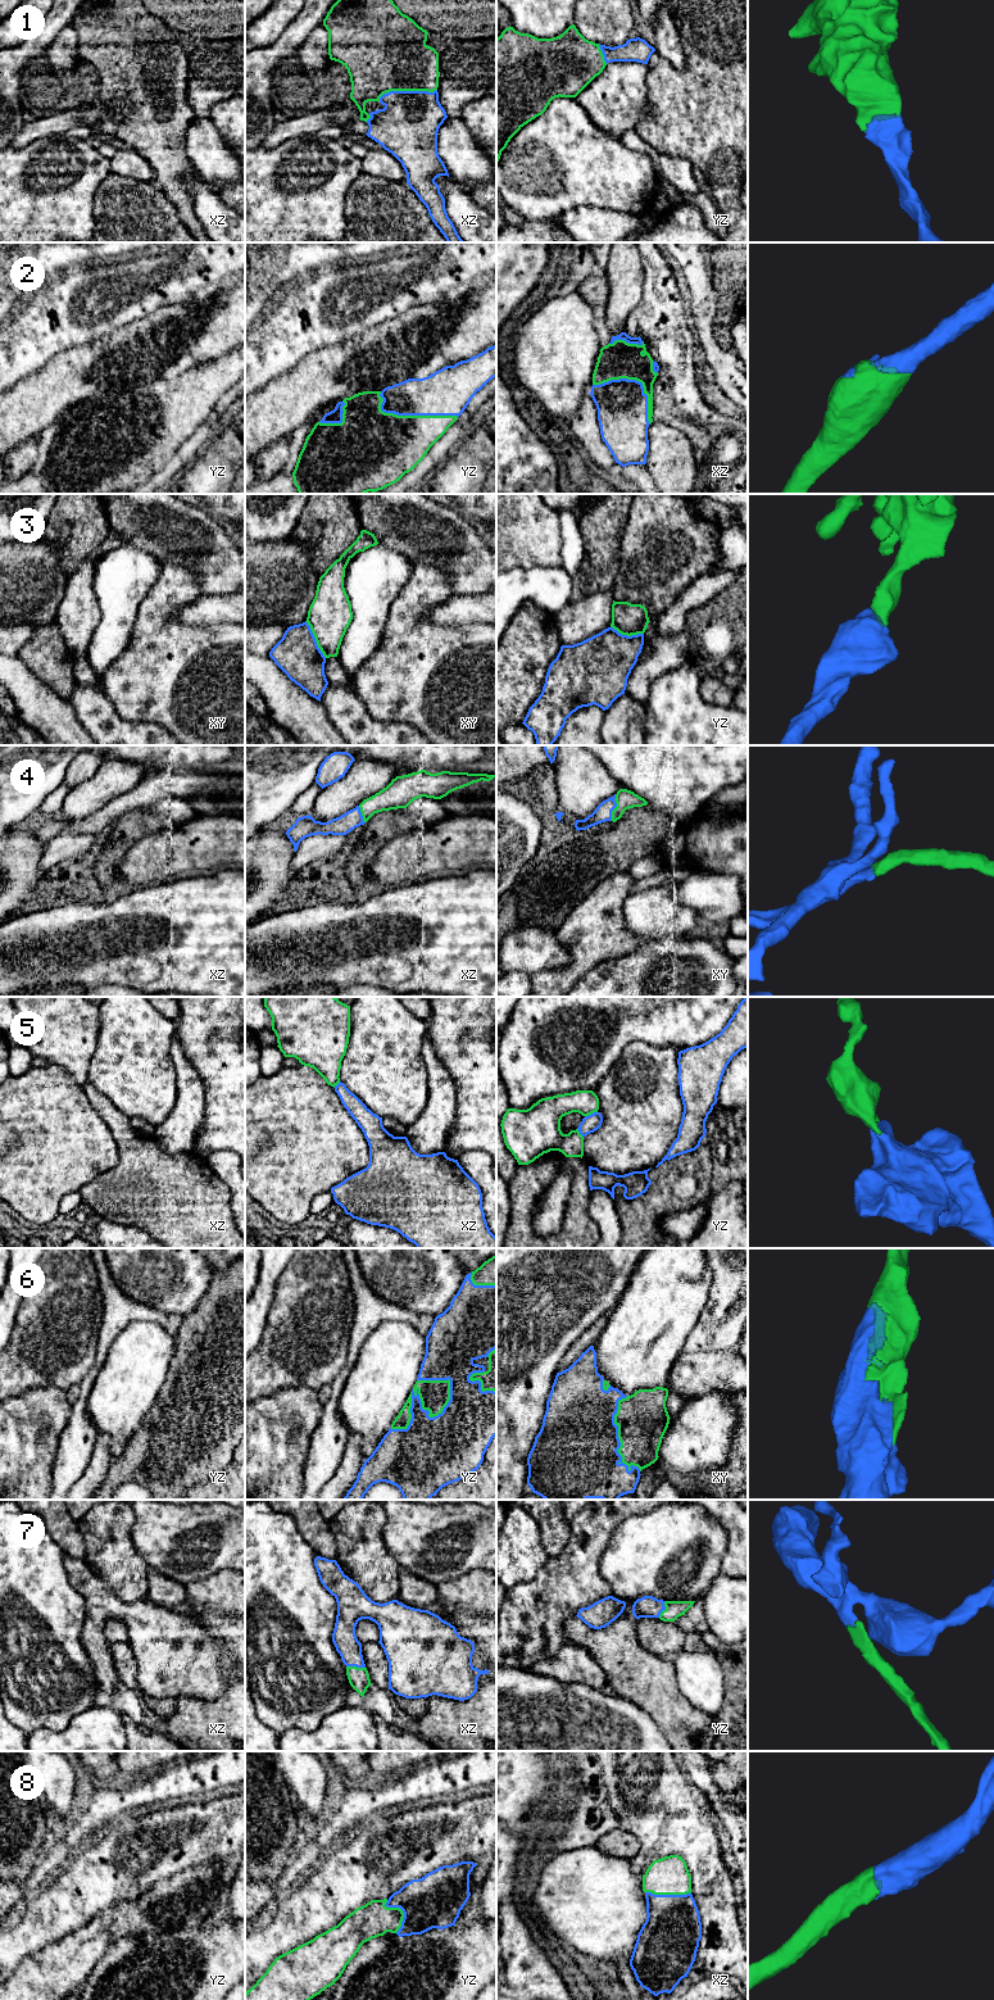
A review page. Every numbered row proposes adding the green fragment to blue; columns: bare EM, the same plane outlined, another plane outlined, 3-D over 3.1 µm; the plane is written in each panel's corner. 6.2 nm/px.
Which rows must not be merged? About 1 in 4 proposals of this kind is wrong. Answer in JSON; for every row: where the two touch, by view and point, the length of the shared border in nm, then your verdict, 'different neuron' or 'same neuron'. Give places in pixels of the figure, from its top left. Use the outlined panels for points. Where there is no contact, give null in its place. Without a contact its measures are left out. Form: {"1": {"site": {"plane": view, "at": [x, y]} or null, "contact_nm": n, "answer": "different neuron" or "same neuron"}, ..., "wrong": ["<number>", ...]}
{"1": {"site": {"plane": "xz", "at": [407, 91]}, "contact_nm": 380, "answer": "same neuron"}, "2": {"site": {"plane": "yz", "at": [412, 415]}, "contact_nm": 500, "answer": "same neuron"}, "3": {"site": {"plane": "xy", "at": [314, 639]}, "contact_nm": 260, "answer": "different neuron"}, "4": {"site": {"plane": "xy", "at": [616, 806]}, "contact_nm": 170, "answer": "same neuron"}, "5": {"site": {"plane": "yz", "at": [591, 1114]}, "contact_nm": 90, "answer": "different neuron"}, "6": {"site": {"plane": "yz", "at": [420, 1401]}, "contact_nm": 480, "answer": "same neuron"}, "7": {"site": {"plane": "xz", "at": [355, 1665]}, "contact_nm": 120, "answer": "same neuron"}, "8": {"site": {"plane": "yz", "at": [403, 1912]}, "contact_nm": 220, "answer": "same neuron"}, "wrong": ["3", "5"]}

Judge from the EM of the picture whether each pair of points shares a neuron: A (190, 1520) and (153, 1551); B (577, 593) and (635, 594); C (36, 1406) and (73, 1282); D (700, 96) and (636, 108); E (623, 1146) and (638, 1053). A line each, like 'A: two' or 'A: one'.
A: one
B: two
C: two
D: two
E: one

